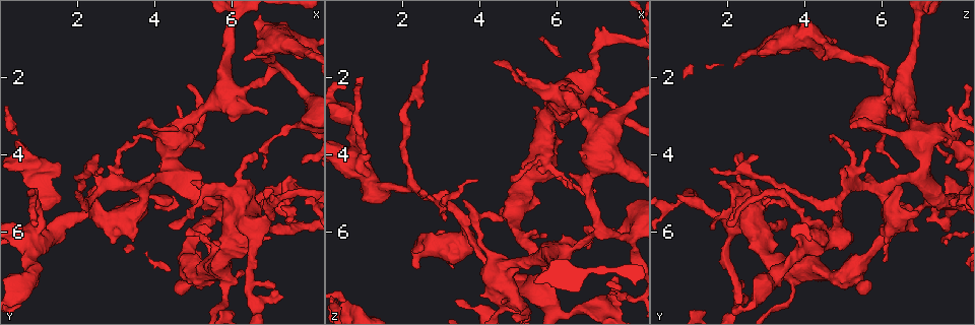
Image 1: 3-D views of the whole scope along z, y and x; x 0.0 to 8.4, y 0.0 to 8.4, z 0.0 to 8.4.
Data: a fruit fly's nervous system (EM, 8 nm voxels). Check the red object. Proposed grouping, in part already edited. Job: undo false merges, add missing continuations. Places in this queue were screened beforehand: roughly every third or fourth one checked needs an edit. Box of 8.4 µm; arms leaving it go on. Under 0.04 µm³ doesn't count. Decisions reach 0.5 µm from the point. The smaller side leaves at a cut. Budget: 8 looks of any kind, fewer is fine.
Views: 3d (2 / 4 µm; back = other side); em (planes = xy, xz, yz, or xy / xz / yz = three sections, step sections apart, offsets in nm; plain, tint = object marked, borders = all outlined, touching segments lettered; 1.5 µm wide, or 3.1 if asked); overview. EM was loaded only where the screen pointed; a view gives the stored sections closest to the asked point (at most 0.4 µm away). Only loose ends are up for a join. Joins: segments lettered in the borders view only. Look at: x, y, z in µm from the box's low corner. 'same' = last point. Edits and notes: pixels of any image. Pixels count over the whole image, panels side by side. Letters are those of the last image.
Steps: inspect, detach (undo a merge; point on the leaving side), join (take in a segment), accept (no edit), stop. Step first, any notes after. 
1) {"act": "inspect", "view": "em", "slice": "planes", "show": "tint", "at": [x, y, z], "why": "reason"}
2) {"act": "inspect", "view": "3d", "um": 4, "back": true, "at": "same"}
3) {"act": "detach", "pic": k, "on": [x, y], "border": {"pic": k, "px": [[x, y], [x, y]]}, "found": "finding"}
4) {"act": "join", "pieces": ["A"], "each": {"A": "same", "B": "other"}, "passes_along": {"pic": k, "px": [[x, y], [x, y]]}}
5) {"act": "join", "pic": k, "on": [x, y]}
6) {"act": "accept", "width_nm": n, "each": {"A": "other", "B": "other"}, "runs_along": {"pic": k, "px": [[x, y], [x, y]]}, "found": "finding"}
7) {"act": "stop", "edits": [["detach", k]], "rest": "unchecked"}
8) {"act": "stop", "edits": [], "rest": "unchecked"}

{"act": "inspect", "view": "3d", "um": 4, "at": [4.00, 4.50, 5.70], "why": "free end"}

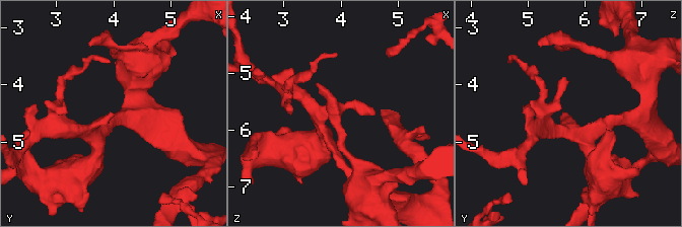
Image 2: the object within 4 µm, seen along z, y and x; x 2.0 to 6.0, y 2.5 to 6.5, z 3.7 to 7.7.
{"act": "inspect", "view": "em", "slice": "yz", "step": 4, "show": "tint", "at": [4.05, 4.50, 5.60], "why": "need the tissue"}

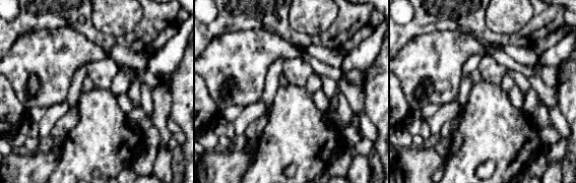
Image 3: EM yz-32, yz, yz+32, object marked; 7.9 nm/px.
{"act": "inspect", "view": "em", "slice": "planes", "show": "borders", "at": "same"}

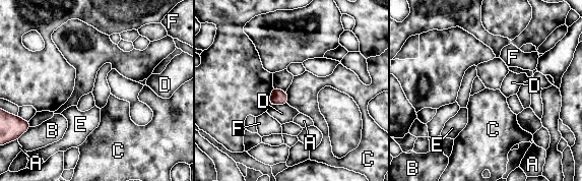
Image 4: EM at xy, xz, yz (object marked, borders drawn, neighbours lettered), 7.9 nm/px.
{"act": "accept", "width_nm": 120, "each": {"A": "other", "B": "other", "C": "other", "D": "other", "E": "other", "F": "other"}, "border": {"pic": 4, "px": [[285, 92], [287, 103]]}, "found": "none of them fits"}

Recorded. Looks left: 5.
{"act": "inspect", "view": "3d", "um": 2, "at": [6.60, 4.05, 2.35], "why": "free end"}

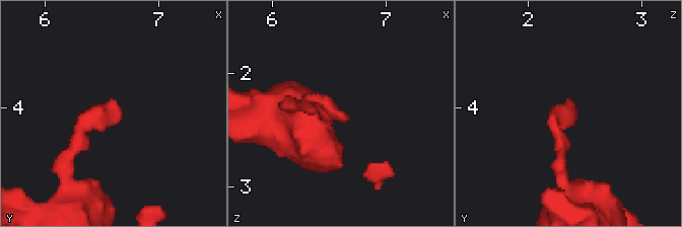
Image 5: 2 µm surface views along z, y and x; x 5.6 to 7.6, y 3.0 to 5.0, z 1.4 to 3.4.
{"act": "inspect", "view": "em", "slice": "yz", "step": 4, "show": "borders", "at": [6.66, 4.06, 2.44]}

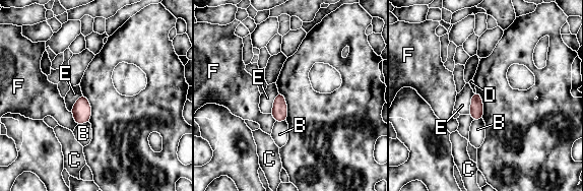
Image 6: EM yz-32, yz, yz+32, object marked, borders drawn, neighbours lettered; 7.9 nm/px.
{"act": "inspect", "view": "em", "slice": "planes", "show": "borders", "at": "same"}

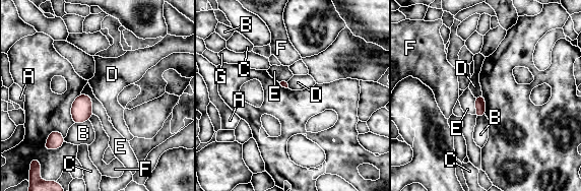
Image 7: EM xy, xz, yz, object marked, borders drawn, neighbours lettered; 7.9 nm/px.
{"act": "accept", "each": {"A": "other", "B": "other", "C": "other", "D": "other", "E": "other", "F": "other", "G": "other"}, "found": "no lettered segment goes on from it"}

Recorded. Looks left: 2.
{"act": "inspect", "view": "em", "slice": "xz", "step": 8, "show": "borders", "at": [4.55, 2.70, 7.75], "why": "an open end"}

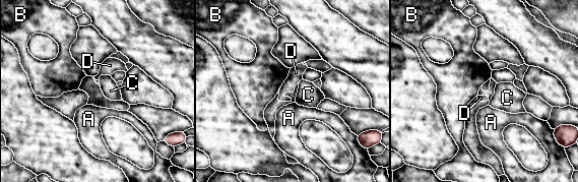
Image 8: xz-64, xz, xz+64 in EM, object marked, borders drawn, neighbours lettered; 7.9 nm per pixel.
{"act": "inspect", "view": "em", "slice": "planes", "show": "borders", "at": "same"}

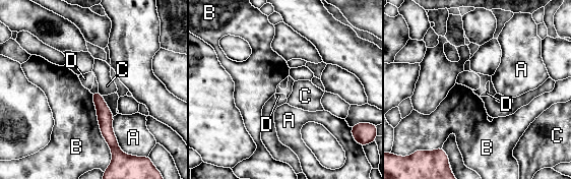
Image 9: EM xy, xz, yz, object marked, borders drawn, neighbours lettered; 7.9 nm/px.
{"act": "accept", "each": {"A": "other", "B": "other", "C": "other", "D": "other"}, "runs_along": {"pic": 9, "px": [[96, 95], [114, 145]]}, "found": "none of them fits"}

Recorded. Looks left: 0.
{"act": "stop", "edits": [], "rest": "unchecked"}

